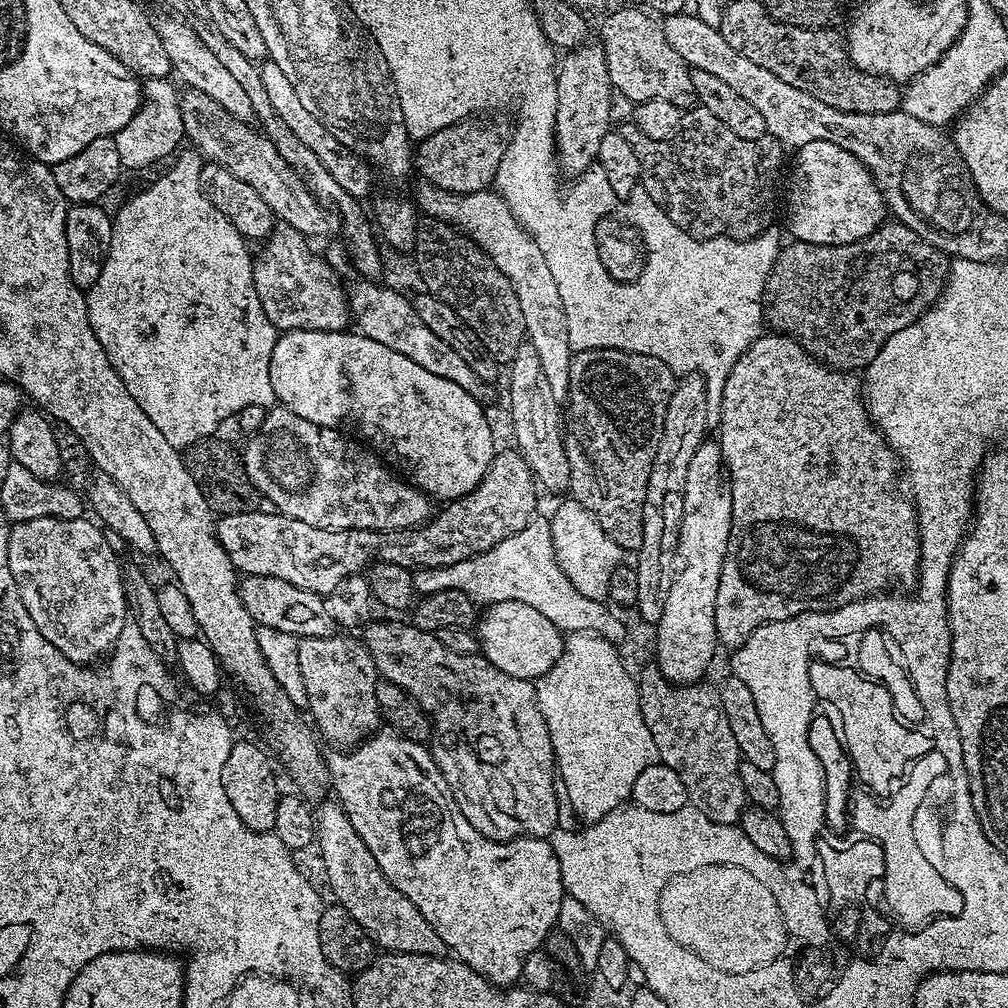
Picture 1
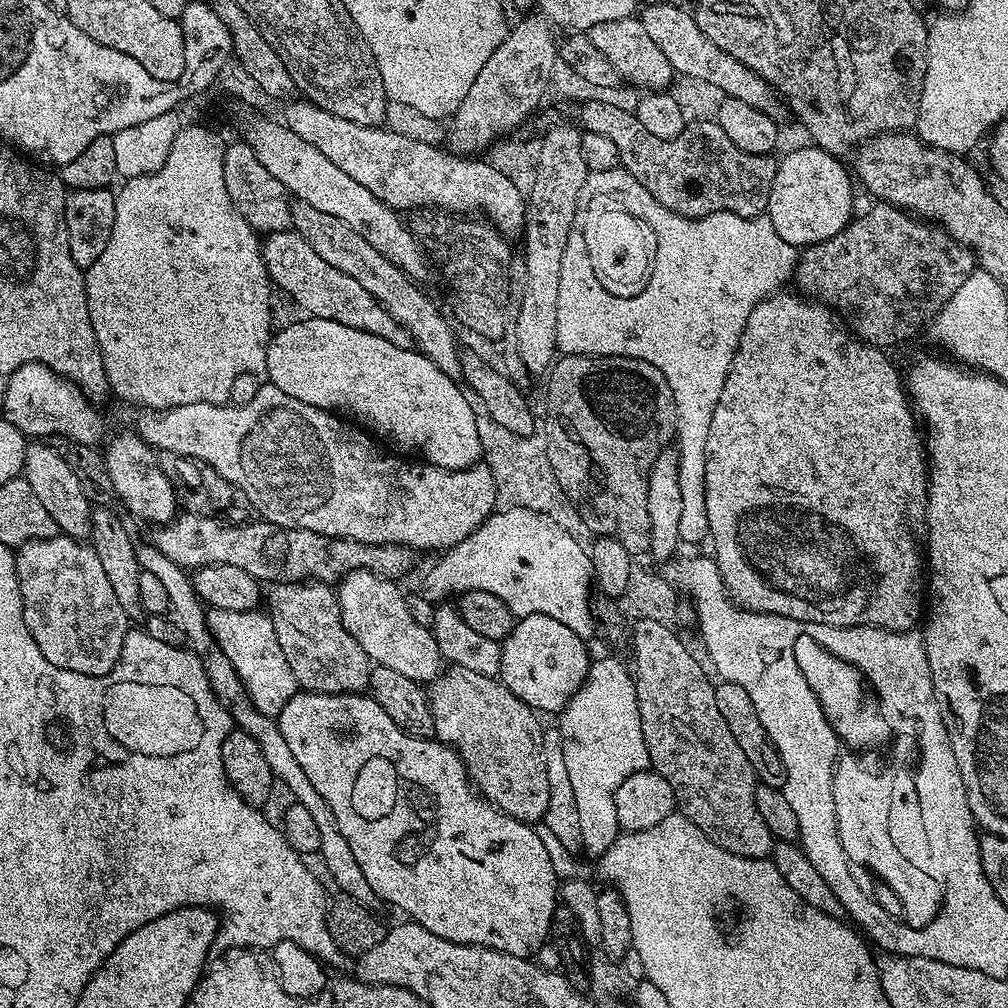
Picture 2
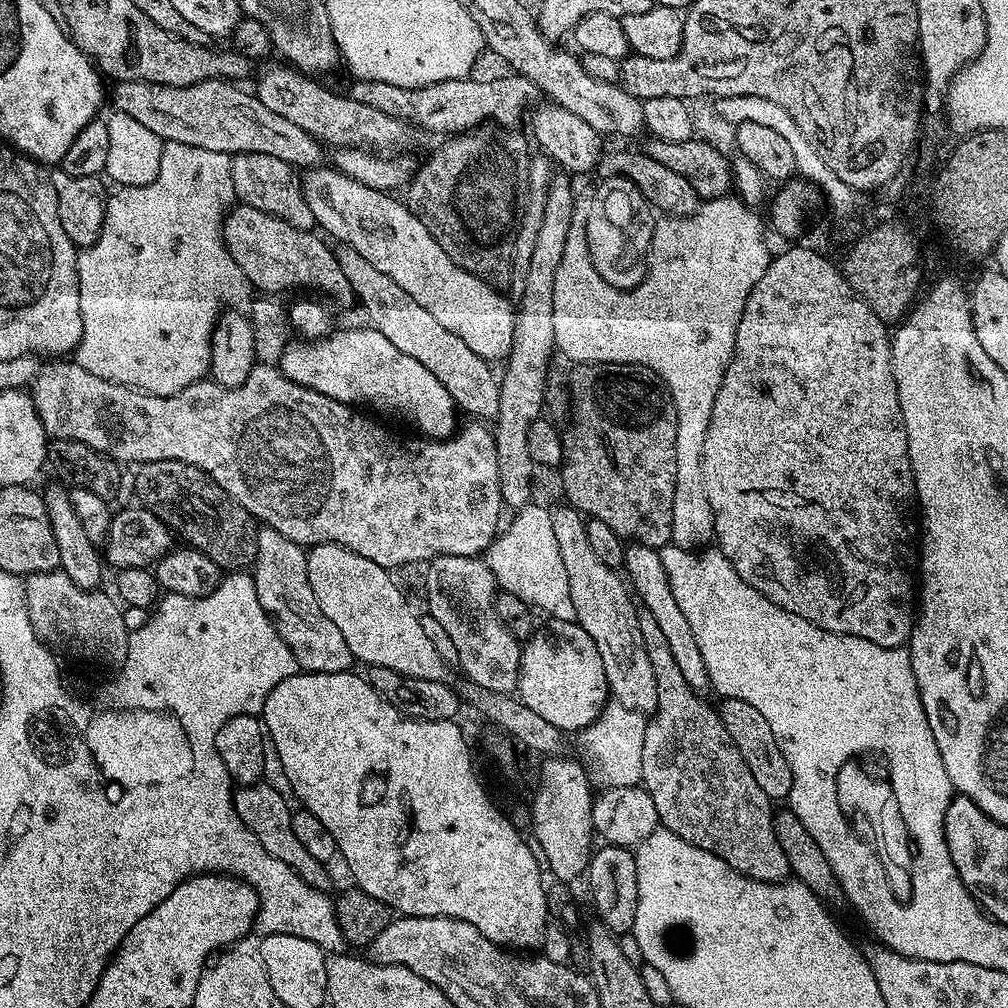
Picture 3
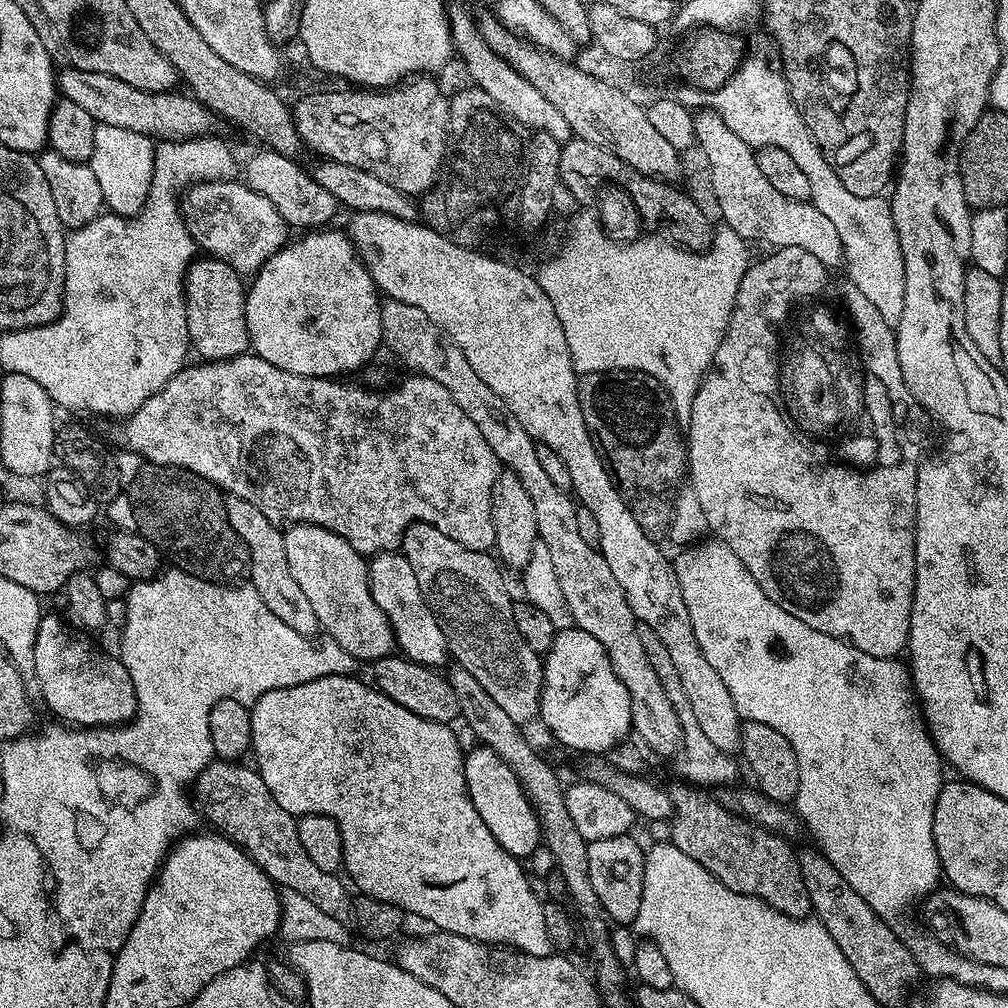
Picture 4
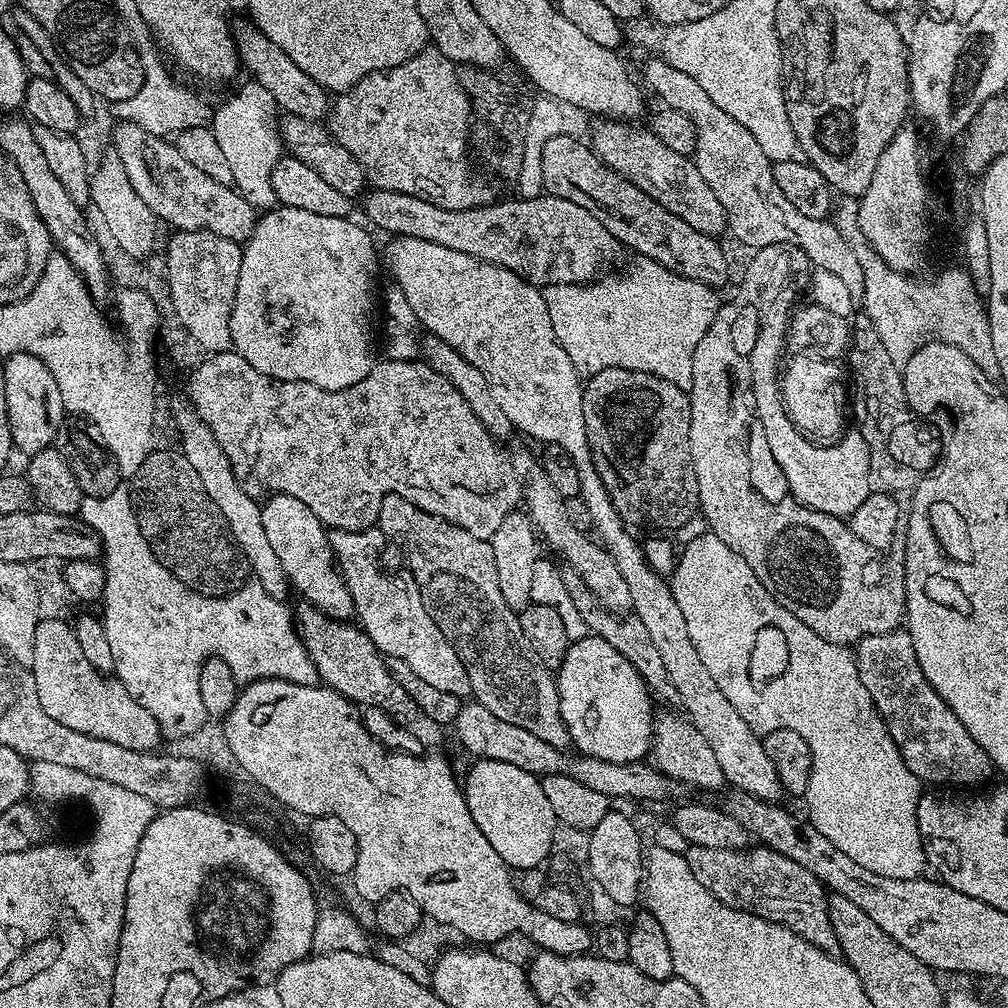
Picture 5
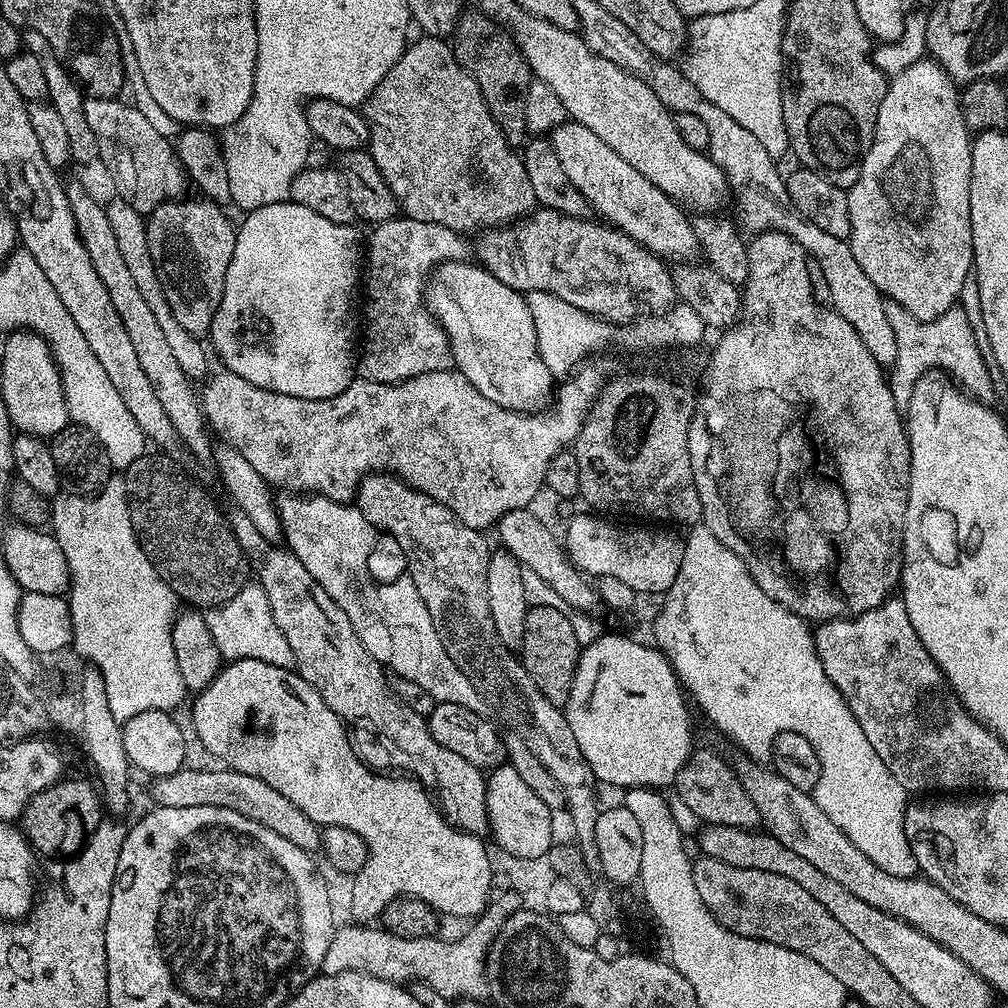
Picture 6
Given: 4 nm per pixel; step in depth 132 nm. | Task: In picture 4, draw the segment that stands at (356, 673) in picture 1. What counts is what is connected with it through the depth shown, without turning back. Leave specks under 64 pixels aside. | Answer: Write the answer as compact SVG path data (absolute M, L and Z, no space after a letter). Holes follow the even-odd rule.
M228 494L224 497L226 518L230 518L230 526L234 526L234 534L242 538L248 548L248 562L250 565L250 583L254 590L258 590L258 598L266 602L266 606L286 626L298 630L298 634L315 637L318 632L316 615L306 598L306 593L298 586L294 574L290 574L290 562L286 562L286 542L281 525L275 524L258 506L253 506L242 498Z

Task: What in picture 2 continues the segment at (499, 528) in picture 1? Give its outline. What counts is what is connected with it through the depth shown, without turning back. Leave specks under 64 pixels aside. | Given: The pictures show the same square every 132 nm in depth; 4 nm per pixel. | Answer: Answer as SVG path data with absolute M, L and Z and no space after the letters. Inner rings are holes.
M184 512L177 515L176 519L168 524L159 525L156 532L150 537L151 543L170 562L185 570L205 568L211 564L225 564L226 566L238 566L246 570L255 580L261 582L283 582L294 584L297 582L315 582L317 584L335 585L343 580L346 574L366 570L370 574L378 574L387 580L403 581L403 576L412 568L417 553L410 548L403 548L400 544L363 544L353 540L343 540L333 536L314 534L314 530L302 530L301 528L287 528L272 524L266 519L256 518L251 522L229 522L215 516L199 516L193 512Z

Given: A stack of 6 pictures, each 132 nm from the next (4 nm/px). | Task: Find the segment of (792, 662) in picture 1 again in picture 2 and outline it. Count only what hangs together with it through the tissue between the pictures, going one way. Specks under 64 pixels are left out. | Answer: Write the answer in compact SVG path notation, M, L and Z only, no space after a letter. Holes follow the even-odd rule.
M688 556L685 560L673 558L663 565L662 575L675 585L681 593L689 592L696 603L696 620L700 623L700 640L716 667L720 680L738 682L750 699L754 701L754 710L758 710L758 719L766 726L766 734L770 742L778 750L782 758L782 766L786 766L786 782L782 791L786 794L786 802L794 809L798 817L800 836L824 836L824 856L830 856L830 874L844 874L846 863L840 848L836 845L832 827L828 824L829 771L832 751L838 748L840 741L827 722L827 718L818 710L816 700L812 700L808 688L804 688L804 680L800 680L800 672L796 672L796 664L792 664L792 639L804 622L785 616L771 616L765 612L747 612L739 604L732 602L722 582L722 574L718 570L715 559L708 556Z

